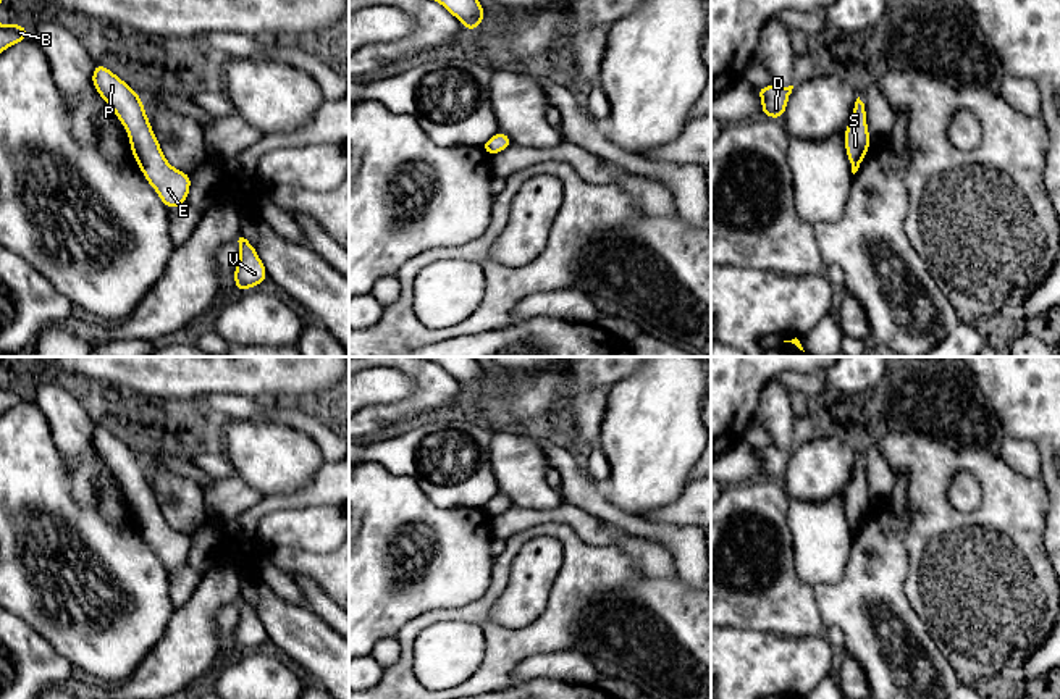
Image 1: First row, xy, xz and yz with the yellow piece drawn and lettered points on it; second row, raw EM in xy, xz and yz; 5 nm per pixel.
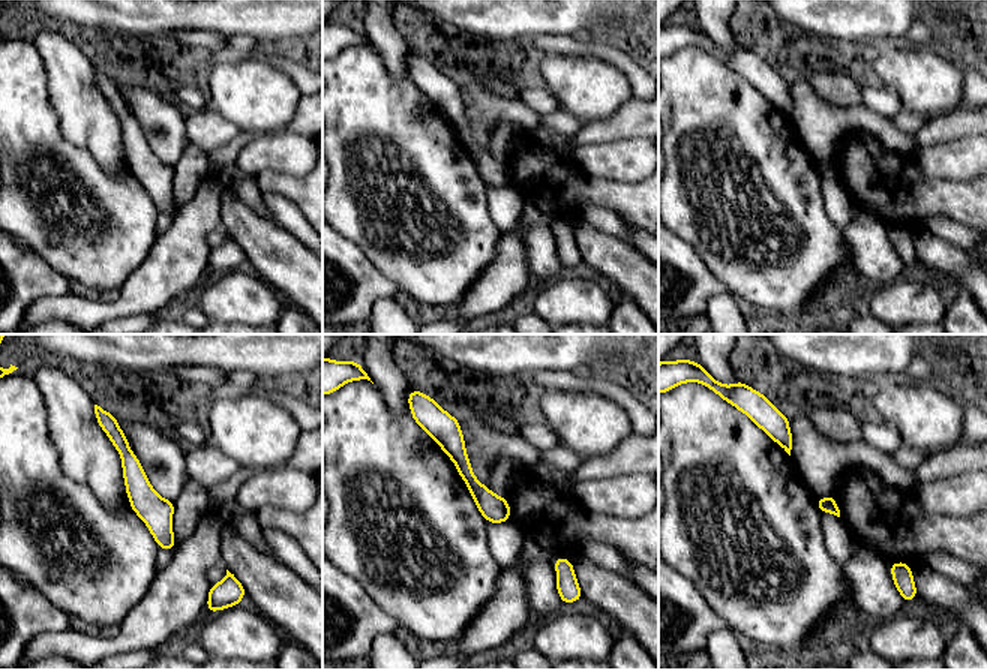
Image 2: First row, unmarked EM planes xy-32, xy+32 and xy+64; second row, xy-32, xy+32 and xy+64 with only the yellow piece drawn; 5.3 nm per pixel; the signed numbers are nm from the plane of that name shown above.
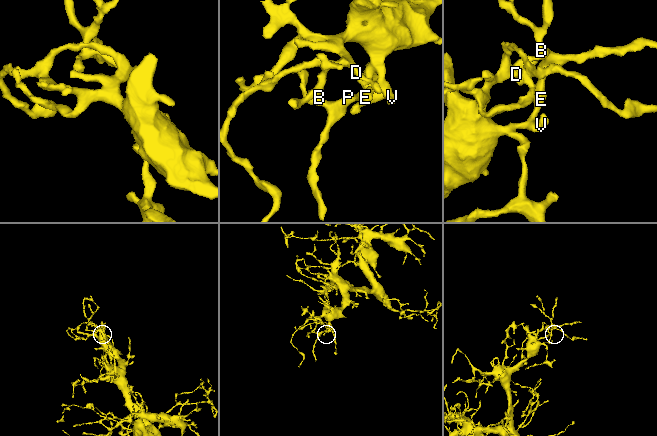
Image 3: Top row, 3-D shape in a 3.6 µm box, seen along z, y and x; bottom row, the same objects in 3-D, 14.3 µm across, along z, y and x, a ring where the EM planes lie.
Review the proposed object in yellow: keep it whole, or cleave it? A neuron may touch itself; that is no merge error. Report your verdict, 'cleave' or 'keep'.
keep

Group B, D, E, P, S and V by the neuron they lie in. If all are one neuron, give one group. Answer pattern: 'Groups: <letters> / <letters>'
Groups: B D E P S V

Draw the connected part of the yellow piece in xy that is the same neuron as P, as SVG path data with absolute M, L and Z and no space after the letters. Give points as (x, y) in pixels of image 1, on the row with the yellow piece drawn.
M95 63L92 84L128 131L134 160L166 208L187 202L191 174L175 170L162 153L139 94Z

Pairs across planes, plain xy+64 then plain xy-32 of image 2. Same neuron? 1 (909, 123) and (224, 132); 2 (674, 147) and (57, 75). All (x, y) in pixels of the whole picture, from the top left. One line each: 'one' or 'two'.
1: one
2: two

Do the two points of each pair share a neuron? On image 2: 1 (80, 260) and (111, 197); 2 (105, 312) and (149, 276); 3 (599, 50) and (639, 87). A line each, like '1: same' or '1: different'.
1: same
2: same
3: same

